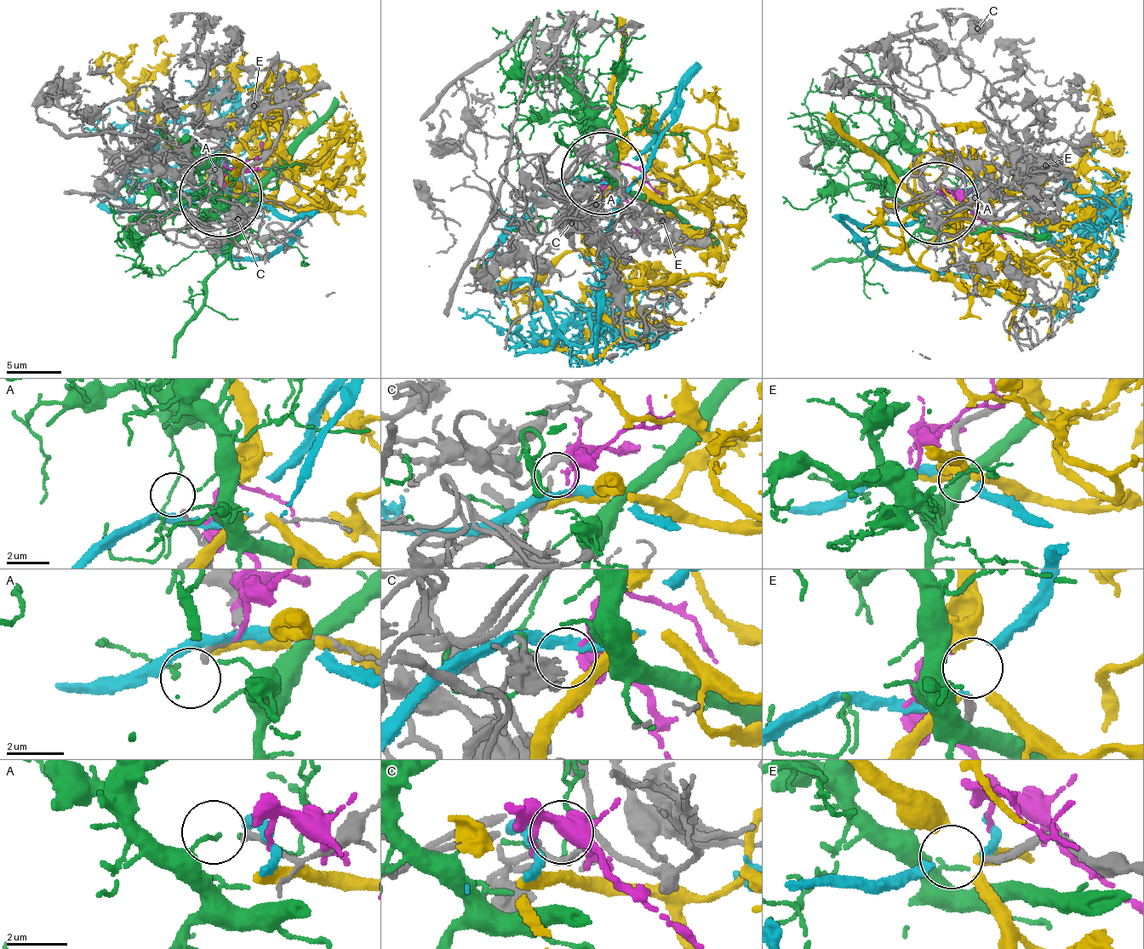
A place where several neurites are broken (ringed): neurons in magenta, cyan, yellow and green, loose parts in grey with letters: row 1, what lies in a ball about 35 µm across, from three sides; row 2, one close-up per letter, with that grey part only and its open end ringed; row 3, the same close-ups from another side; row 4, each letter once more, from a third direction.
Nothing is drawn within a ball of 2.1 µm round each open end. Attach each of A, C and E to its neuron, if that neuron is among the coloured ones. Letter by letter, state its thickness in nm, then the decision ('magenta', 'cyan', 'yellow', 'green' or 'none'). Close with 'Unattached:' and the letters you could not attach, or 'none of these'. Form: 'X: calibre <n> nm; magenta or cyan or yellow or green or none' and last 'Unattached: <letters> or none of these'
A: calibre 220 nm; none
C: calibre 260 nm; none
E: calibre 240 nm; yellow
Unattached: A, C

